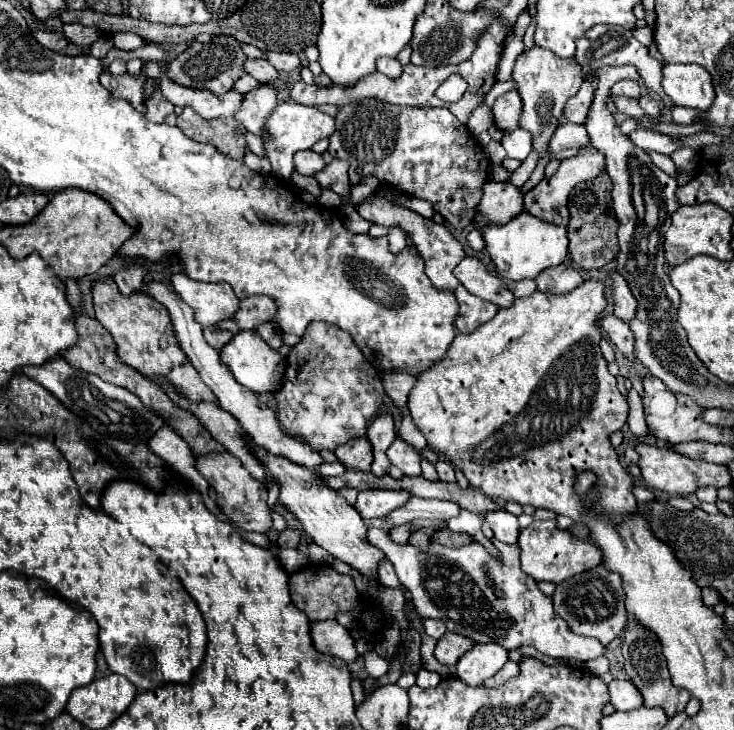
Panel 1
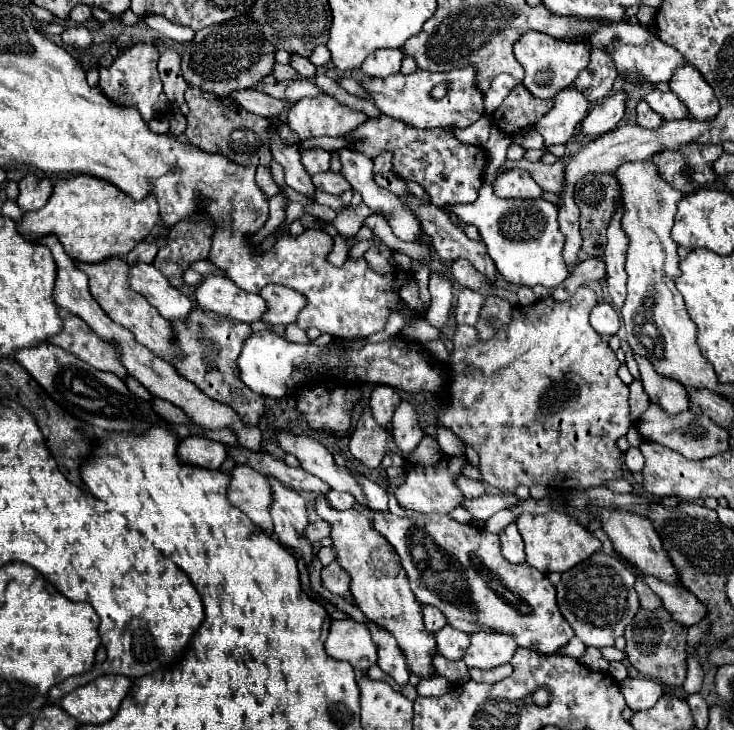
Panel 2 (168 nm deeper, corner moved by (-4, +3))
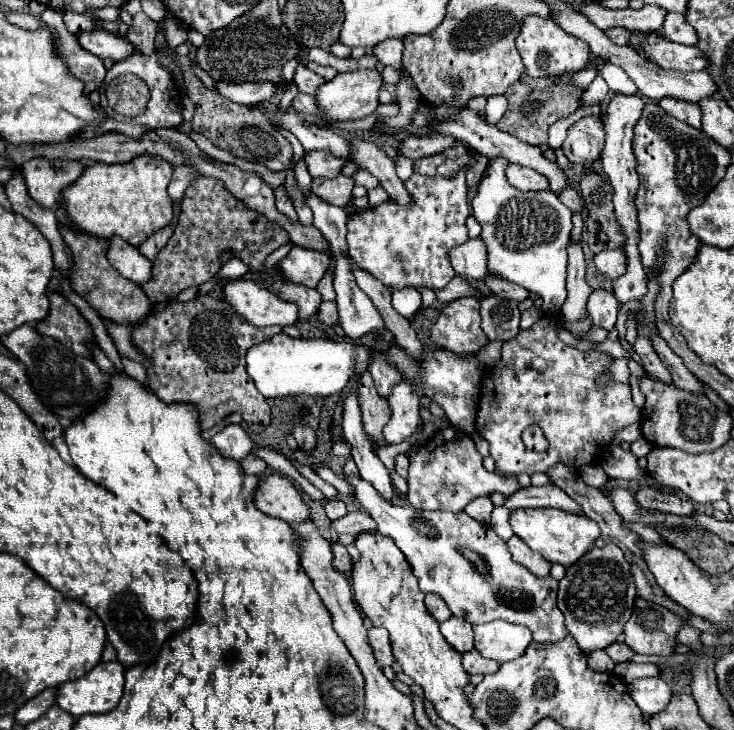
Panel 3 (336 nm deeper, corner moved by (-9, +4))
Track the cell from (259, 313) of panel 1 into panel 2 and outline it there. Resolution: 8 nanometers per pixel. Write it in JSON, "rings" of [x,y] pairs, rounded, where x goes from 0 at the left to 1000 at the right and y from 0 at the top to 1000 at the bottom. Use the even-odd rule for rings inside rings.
{"rings":[[[364,390],[353,399],[353,404],[361,410],[364,418],[356,440],[372,448],[402,442],[407,426],[416,421],[416,407],[402,396],[386,390]]]}

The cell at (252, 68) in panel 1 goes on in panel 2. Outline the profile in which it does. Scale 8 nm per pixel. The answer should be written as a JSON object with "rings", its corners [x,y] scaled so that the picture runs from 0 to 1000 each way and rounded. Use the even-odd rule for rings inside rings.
{"rings":[[[375,86],[372,89],[372,105],[377,111],[394,111],[394,108],[405,108],[405,97],[396,92],[396,89],[383,89],[383,86]]]}

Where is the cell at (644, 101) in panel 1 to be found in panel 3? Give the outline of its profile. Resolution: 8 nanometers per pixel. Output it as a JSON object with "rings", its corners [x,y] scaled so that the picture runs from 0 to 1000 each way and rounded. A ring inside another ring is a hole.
{"rings":[[[902,134],[896,140],[913,159],[940,170],[943,175],[951,175],[956,173],[956,153],[951,148],[951,142],[937,142],[937,140],[929,140],[929,137],[918,137],[918,134]]]}

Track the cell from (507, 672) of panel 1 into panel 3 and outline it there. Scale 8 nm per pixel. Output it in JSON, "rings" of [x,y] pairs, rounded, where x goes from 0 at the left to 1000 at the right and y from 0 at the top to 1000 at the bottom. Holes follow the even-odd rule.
{"rings":[[[640,890],[640,893],[632,893],[629,896],[629,907],[632,907],[632,915],[638,923],[670,923],[678,918],[678,907],[673,904],[662,904],[654,899],[651,890]]]}

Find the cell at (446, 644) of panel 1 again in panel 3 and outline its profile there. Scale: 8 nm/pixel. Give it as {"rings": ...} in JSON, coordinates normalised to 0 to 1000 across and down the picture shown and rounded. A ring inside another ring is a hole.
{"rings":[[[613,844],[613,849],[605,849],[605,852],[599,855],[599,863],[602,863],[608,879],[610,879],[613,885],[619,885],[627,896],[646,888],[643,858],[640,858],[635,849],[629,849],[629,847],[624,847],[624,844]]]}

